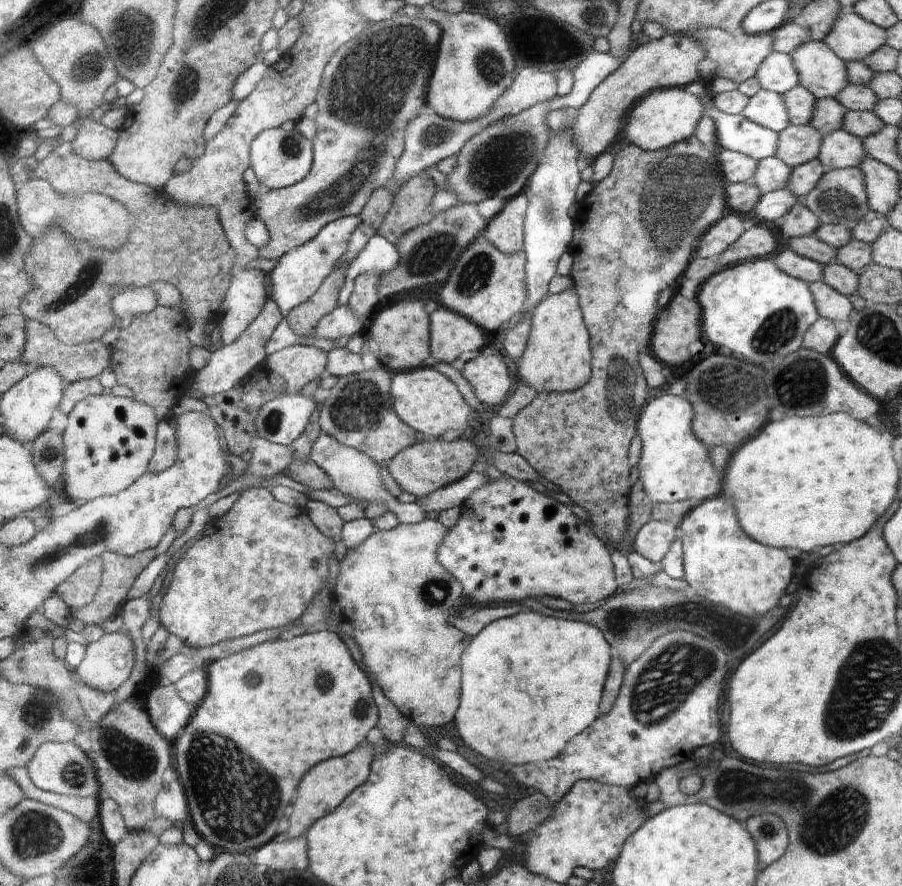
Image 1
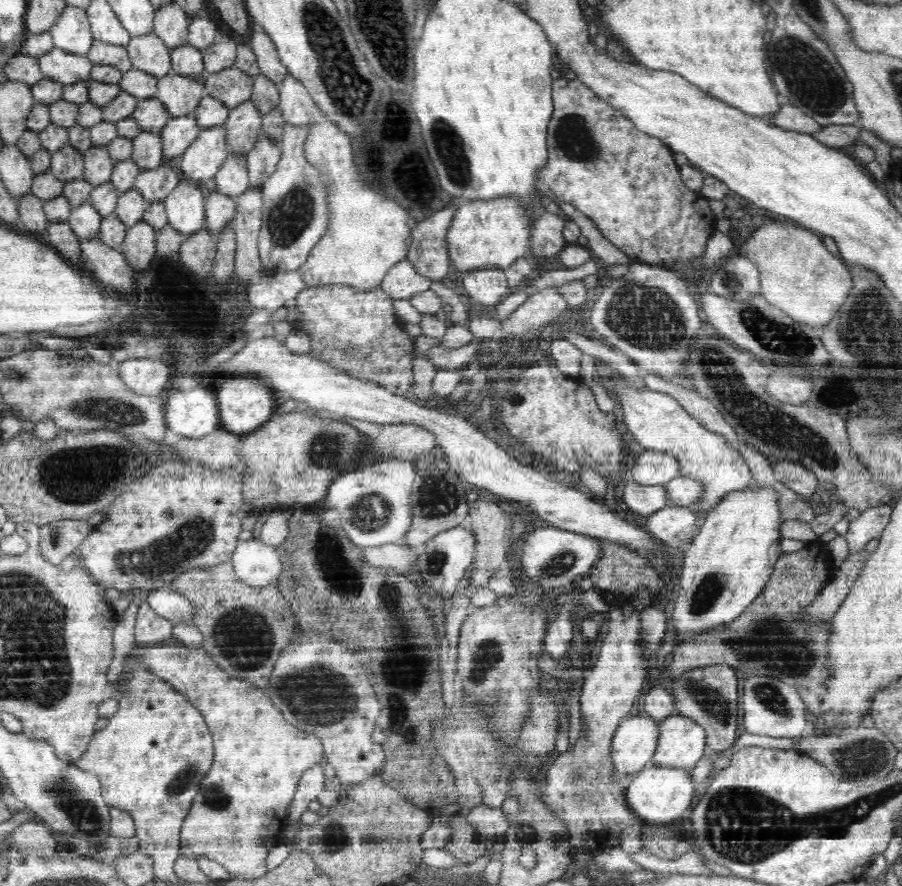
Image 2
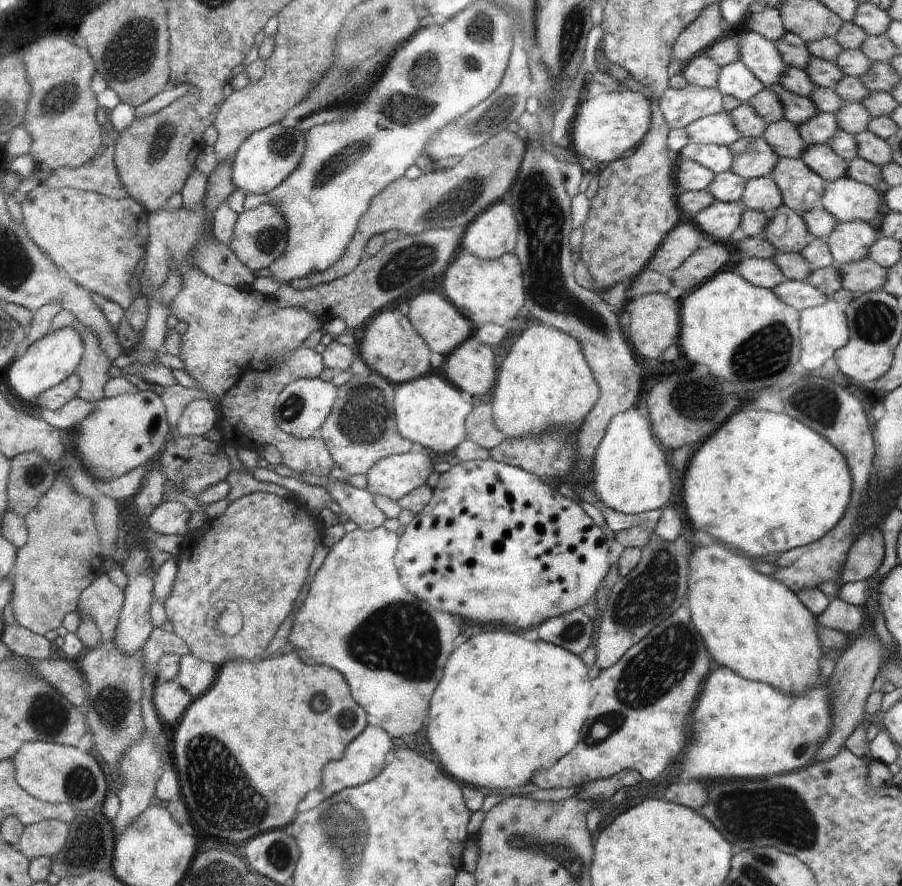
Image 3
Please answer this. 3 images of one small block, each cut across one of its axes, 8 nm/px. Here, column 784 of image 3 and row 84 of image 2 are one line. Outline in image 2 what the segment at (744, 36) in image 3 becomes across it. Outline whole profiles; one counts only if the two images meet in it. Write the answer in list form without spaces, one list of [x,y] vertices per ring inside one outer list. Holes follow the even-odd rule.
[[[56,48],[38,58],[38,65],[44,78],[61,82],[63,86],[89,81],[93,68],[92,61],[87,56],[80,57]]]

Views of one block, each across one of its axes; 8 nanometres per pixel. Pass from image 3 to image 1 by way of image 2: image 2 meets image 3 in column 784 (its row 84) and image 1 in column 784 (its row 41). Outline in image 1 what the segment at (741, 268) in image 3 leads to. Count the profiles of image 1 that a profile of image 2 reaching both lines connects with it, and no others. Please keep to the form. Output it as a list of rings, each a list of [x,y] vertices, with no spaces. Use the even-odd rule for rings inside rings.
[[[787,249],[780,252],[773,261],[784,271],[784,274],[804,280],[809,285],[824,278],[824,267],[804,256],[798,256],[796,252]]]

